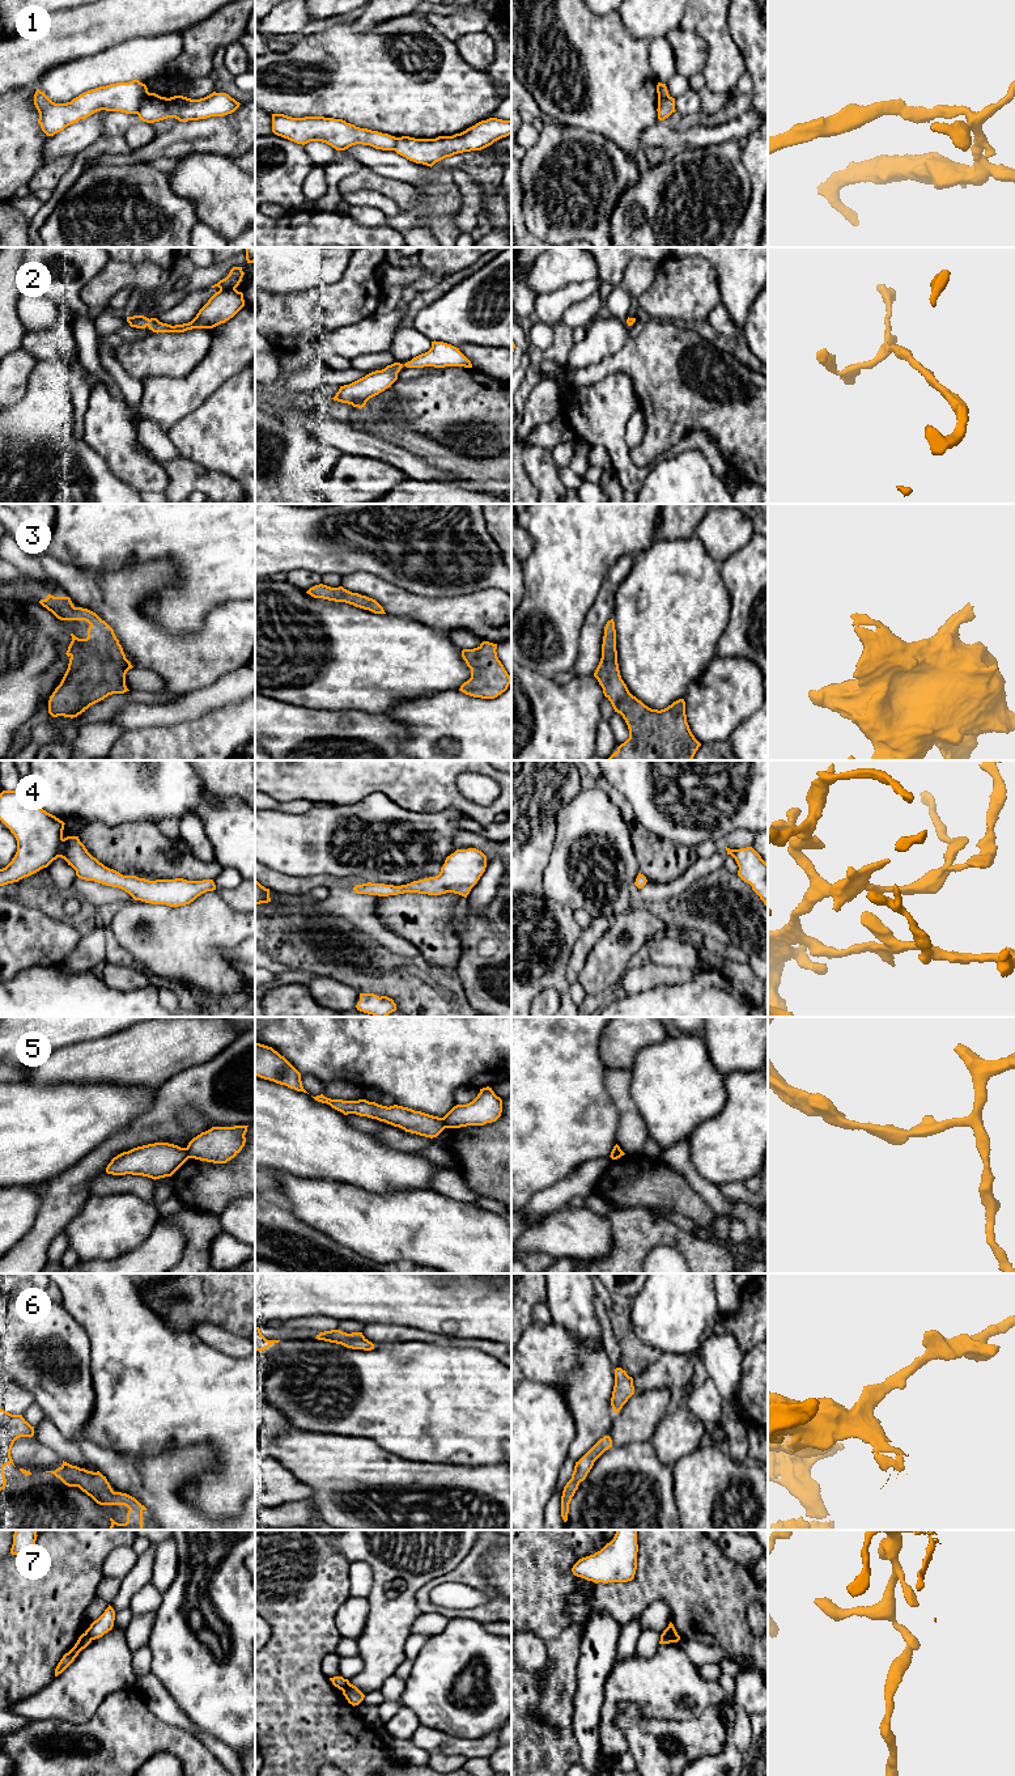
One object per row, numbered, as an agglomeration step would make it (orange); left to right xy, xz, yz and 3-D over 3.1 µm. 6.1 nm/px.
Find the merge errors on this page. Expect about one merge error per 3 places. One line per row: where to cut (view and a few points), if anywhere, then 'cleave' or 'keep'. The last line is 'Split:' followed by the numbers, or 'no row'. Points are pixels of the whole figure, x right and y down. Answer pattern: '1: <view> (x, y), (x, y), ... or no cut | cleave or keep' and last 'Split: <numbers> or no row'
1: xy (148, 92), (136, 113) | cleave
2: no cut | keep
3: no cut | keep
4: no cut | keep
5: xy (185, 1148), (189, 1157) | cleave
6: no cut | keep
7: xz (349, 1683), (342, 1690) | cleave
Split: 1, 5, 7

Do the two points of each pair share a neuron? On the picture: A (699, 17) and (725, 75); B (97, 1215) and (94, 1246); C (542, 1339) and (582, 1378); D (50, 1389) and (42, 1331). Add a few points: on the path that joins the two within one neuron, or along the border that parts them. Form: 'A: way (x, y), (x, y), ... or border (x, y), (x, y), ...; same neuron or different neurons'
A: way (713, 32), (718, 38), (725, 60); same neuron
B: way (97, 1223), (94, 1238); same neuron
C: way (552, 1349), (572, 1368); same neuron
D: way (35, 1372), (20, 1349), (20, 1344), (25, 1339); same neuron

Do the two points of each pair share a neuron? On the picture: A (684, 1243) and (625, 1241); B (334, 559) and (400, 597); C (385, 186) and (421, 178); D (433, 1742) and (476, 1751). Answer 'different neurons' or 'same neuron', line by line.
A: same neuron
B: different neurons
C: different neurons
D: same neuron

